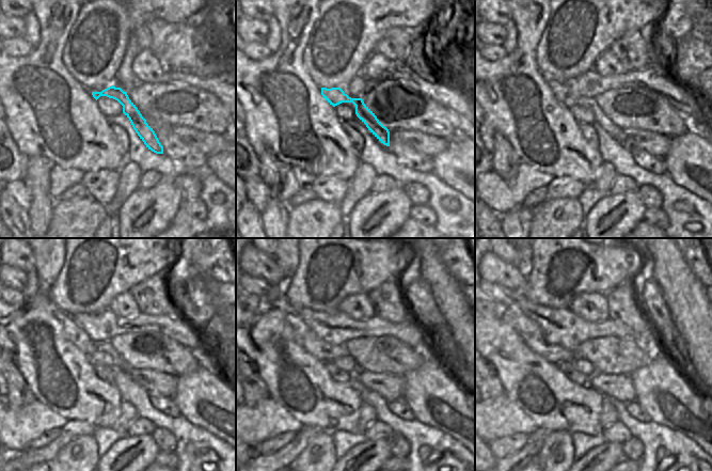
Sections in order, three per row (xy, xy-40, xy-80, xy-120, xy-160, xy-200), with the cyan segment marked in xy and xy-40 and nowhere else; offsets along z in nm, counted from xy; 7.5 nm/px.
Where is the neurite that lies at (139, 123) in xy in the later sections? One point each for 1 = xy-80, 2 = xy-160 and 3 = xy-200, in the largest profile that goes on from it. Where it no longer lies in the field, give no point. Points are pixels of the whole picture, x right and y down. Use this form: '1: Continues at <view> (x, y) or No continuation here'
1: Continues at xy-80 (562, 93)
2: Continues at xy-160 (314, 345)
3: Continues at xy-200 (531, 332)

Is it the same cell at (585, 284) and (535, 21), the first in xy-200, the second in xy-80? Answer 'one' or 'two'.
two

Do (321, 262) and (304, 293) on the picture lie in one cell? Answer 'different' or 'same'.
same

